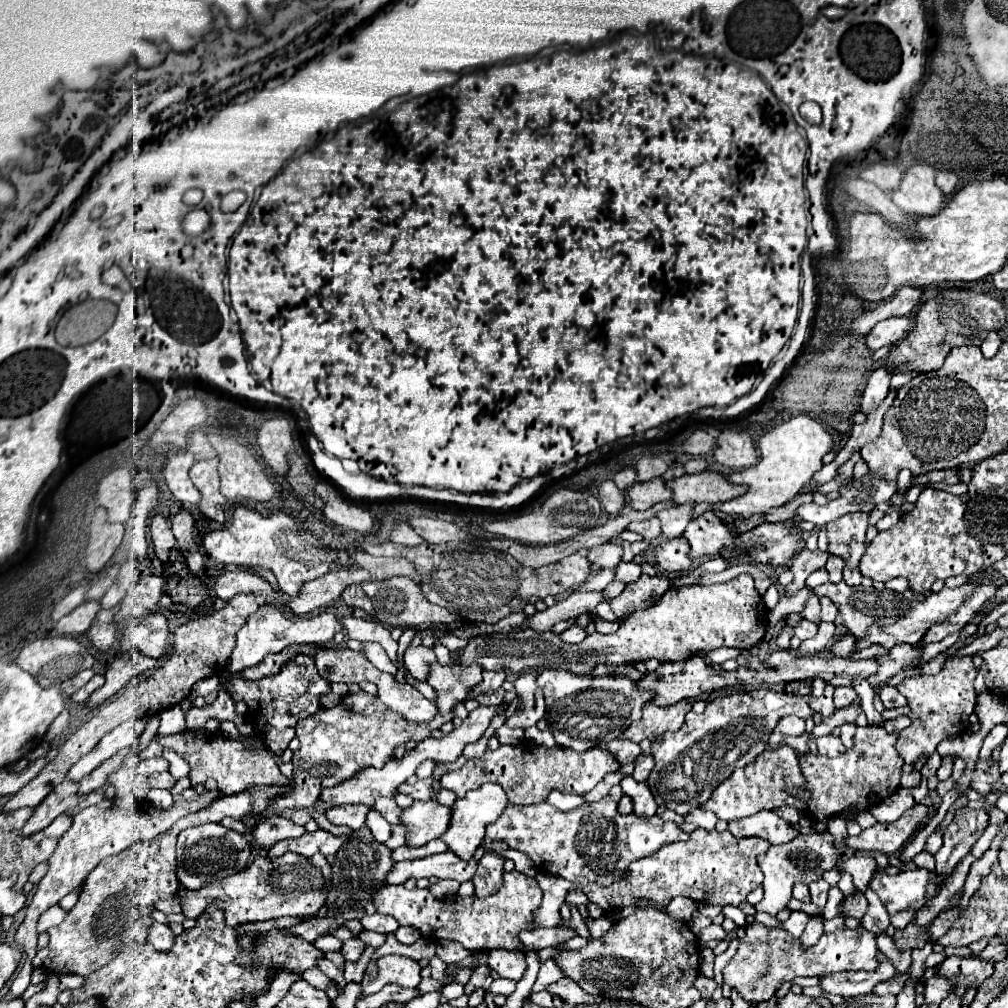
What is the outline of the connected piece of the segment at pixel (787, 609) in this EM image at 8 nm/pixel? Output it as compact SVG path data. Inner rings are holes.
M802 589L802 591L798 591L796 595L784 595L784 597L776 603L776 607L768 611L768 623L770 623L770 625L776 625L776 621L782 619L784 615L800 613L800 609L804 607L804 603L806 603L806 599L808 599L810 595L812 595L812 593L810 593L808 589Z

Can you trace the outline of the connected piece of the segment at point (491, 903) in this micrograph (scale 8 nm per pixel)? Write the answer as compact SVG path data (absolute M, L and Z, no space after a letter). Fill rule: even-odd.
M518 871L504 873L504 885L498 893L490 895L488 899L478 897L446 897L436 899L428 889L406 889L404 885L388 885L378 891L374 897L374 905L378 913L392 915L400 925L414 927L422 933L424 939L452 939L464 945L468 951L480 949L516 949L520 947L518 933L522 929L534 927L534 909L540 905L542 891L534 877L522 875Z

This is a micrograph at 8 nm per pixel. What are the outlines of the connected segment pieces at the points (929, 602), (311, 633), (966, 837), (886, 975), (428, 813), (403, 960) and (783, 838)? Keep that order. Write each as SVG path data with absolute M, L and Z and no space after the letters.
M970 581L968 585L962 585L958 589L942 587L942 591L928 595L924 601L912 601L910 603L910 611L902 619L898 619L894 625L878 625L878 623L872 623L870 629L868 629L868 633L866 633L866 637L860 637L858 639L858 651L862 651L864 647L870 647L870 645L882 645L886 649L890 649L894 645L912 645L912 647L914 645L920 645L922 647L922 637L926 635L926 631L934 623L944 621L946 615L952 615L960 607L960 603L974 593L974 589L976 589L976 583Z
M262 605L256 613L252 613L248 617L246 625L238 631L236 649L232 651L228 671L240 673L246 667L258 665L266 655L280 653L284 647L290 647L290 645L322 645L322 643L328 643L340 631L342 631L342 623L330 611L324 611L324 613L314 615L314 617L296 617L296 615L286 615L276 605Z
M962 807L954 813L954 819L944 829L944 845L934 855L940 887L944 879L950 877L956 863L970 853L972 845L978 841L978 837L984 833L986 827L988 827L988 811L984 809Z
M878 953L878 969L876 971L846 971L846 973L830 973L820 979L820 985L834 995L854 997L862 993L872 993L872 989L888 981L896 975L894 965L884 953Z
M414 801L402 811L402 825L406 825L406 845L420 847L430 839L438 839L450 823L450 807L436 801Z
M386 955L378 959L378 977L370 979L364 975L362 981L362 993L360 997L366 997L370 993L378 993L384 985L396 983L402 987L416 987L420 983L420 965L418 961L402 955Z
M762 811L744 819L734 819L728 823L728 831L734 837L762 837L772 845L788 843L798 835L798 831L794 831L790 823L780 819L774 811Z

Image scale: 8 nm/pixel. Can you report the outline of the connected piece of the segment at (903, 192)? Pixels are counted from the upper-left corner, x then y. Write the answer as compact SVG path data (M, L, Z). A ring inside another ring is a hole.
M930 165L910 167L898 189L890 191L892 201L908 215L936 215L944 207L944 193L934 183L936 169Z

